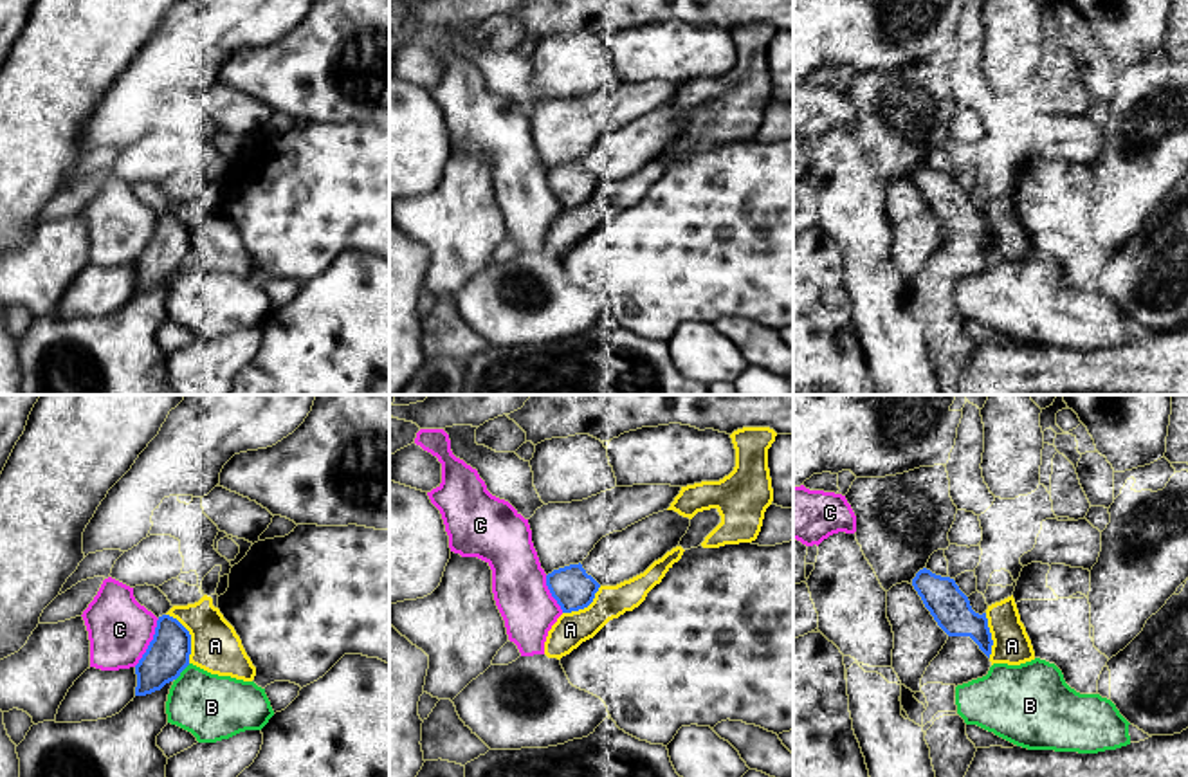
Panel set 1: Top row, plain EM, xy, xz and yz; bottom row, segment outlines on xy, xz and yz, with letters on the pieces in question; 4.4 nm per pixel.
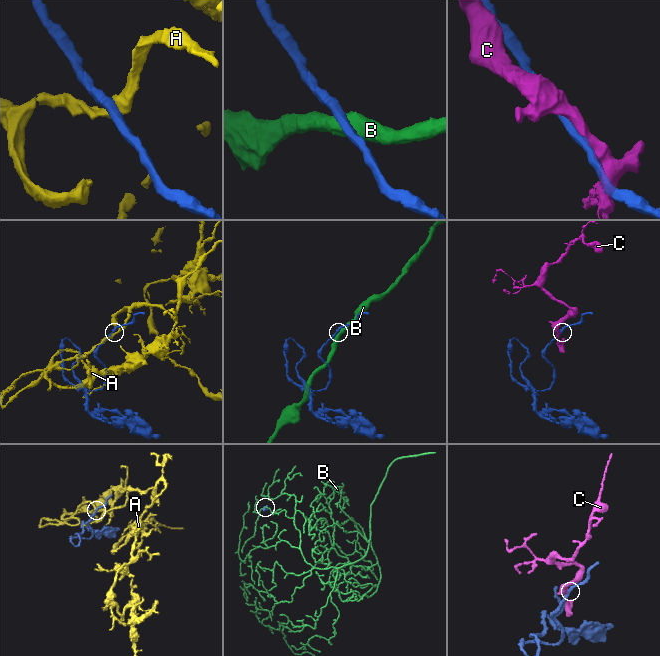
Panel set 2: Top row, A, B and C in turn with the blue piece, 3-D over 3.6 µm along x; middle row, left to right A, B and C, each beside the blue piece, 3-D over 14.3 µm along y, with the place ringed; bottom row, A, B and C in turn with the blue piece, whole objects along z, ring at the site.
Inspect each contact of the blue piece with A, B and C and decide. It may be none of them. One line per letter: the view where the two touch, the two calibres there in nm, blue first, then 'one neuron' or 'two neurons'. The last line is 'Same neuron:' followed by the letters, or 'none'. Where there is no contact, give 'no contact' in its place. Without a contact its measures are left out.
A: meets blue in xy; 190 nm thick on the blue side, 220 nm on the other; two neurons
B: meets blue in xy; 190 nm thick on the blue side, 300 nm on the other; two neurons
C: meets blue in xy; 190 nm thick on the blue side, 280 nm on the other; two neurons
Same neuron: none

